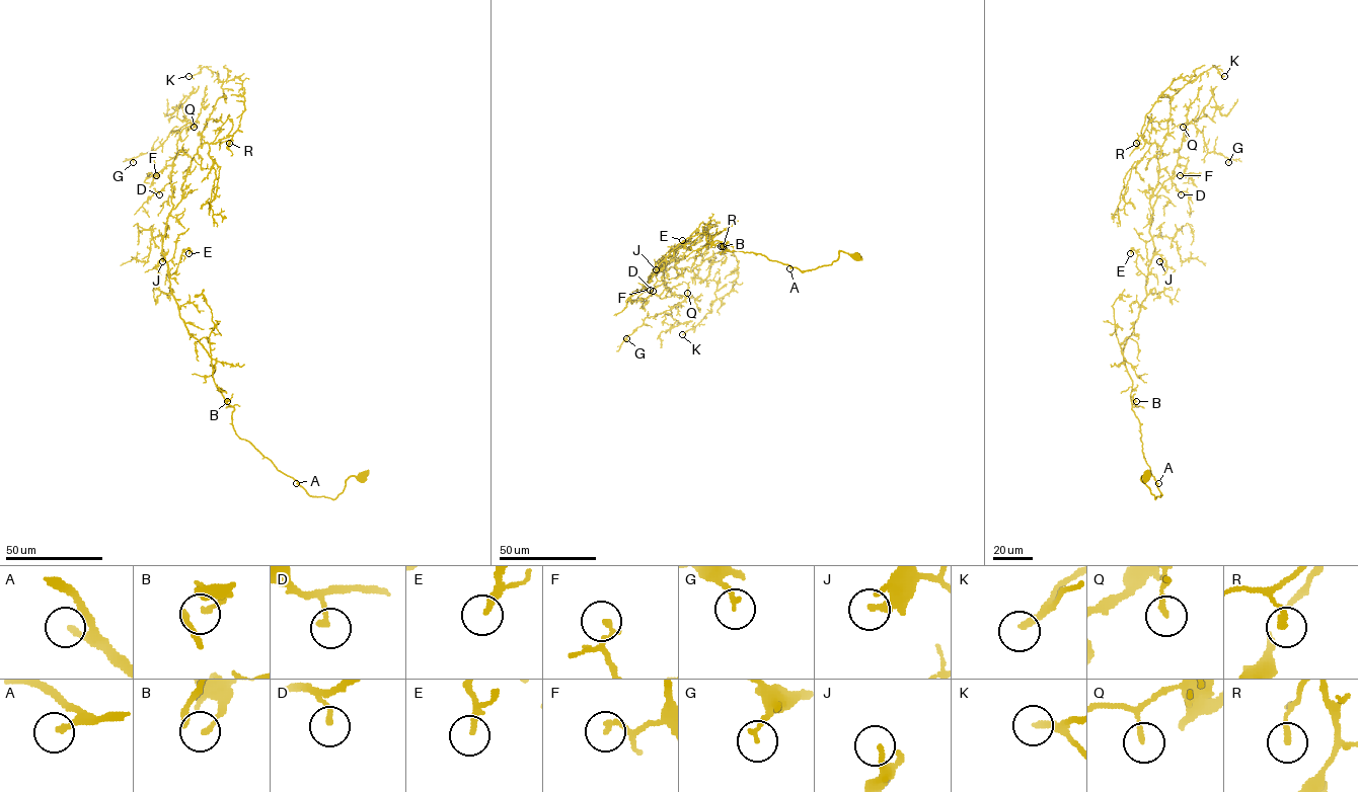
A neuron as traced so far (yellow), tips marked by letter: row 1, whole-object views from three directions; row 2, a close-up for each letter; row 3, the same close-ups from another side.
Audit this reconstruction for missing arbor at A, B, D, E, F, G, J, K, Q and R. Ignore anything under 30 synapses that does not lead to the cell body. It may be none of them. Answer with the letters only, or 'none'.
E, K

